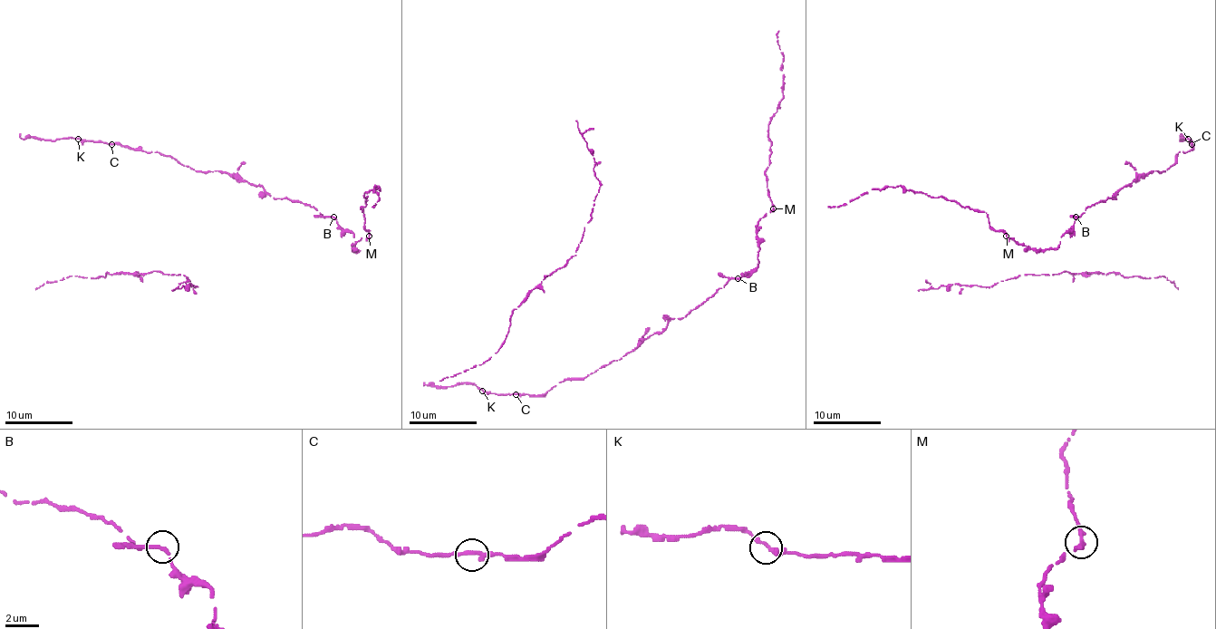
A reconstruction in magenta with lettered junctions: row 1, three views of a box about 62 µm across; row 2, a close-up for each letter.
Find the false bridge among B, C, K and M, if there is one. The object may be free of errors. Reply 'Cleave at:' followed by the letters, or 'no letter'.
Cleave at: no letter

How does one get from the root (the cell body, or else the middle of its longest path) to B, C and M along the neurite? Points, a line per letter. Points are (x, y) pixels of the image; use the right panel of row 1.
B: (1116, 198), (1101, 199), (1076, 217)
C: (1116, 198), (1121, 188), (1139, 176), (1164, 171), (1174, 162), (1178, 152), (1190, 150), (1191, 144)
M: (1116, 198), (1101, 199), (1076, 217), (1072, 228), (1060, 237), (1056, 248), (1034, 250), (1018, 245), (1007, 235)

